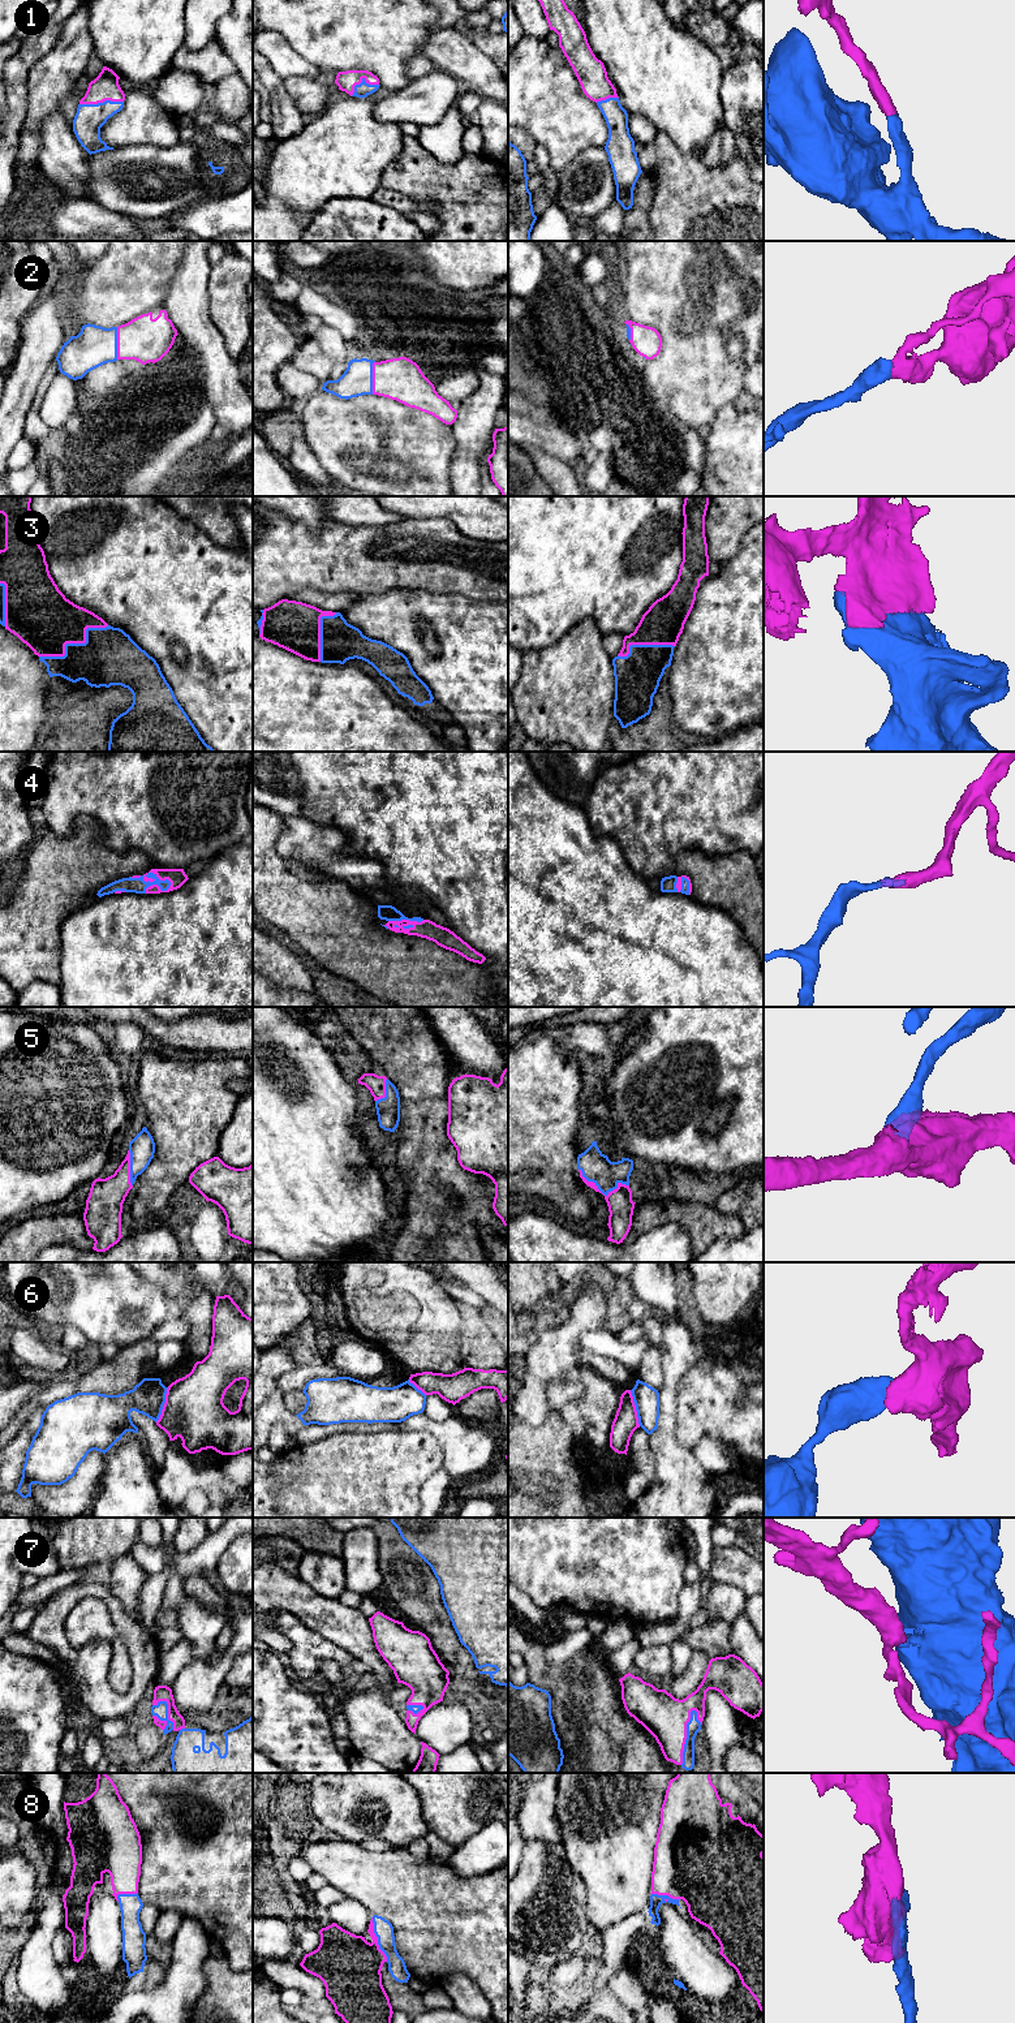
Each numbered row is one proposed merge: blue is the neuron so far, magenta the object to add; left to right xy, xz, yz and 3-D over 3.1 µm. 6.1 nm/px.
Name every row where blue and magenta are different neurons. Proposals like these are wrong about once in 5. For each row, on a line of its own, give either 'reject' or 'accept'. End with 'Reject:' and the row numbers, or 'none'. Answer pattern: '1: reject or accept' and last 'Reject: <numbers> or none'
1: accept
2: accept
3: accept
4: accept
5: accept
6: reject
7: accept
8: accept
Reject: 6

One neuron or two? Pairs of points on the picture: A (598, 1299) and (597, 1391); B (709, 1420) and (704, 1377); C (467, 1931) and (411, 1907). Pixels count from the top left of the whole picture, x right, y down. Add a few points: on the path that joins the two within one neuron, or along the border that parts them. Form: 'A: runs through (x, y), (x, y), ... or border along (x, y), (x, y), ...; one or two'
A: runs through (577, 1322), (572, 1328), (572, 1365), (575, 1368); one
B: runs through (709, 1410), (708, 1387); one
C: runs through (452, 1924), (444, 1923), (429, 1907), (425, 1907); one

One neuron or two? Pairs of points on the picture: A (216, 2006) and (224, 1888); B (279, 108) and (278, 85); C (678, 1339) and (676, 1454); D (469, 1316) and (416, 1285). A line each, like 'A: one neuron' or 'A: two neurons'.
A: two neurons
B: one neuron
C: one neuron
D: two neurons

